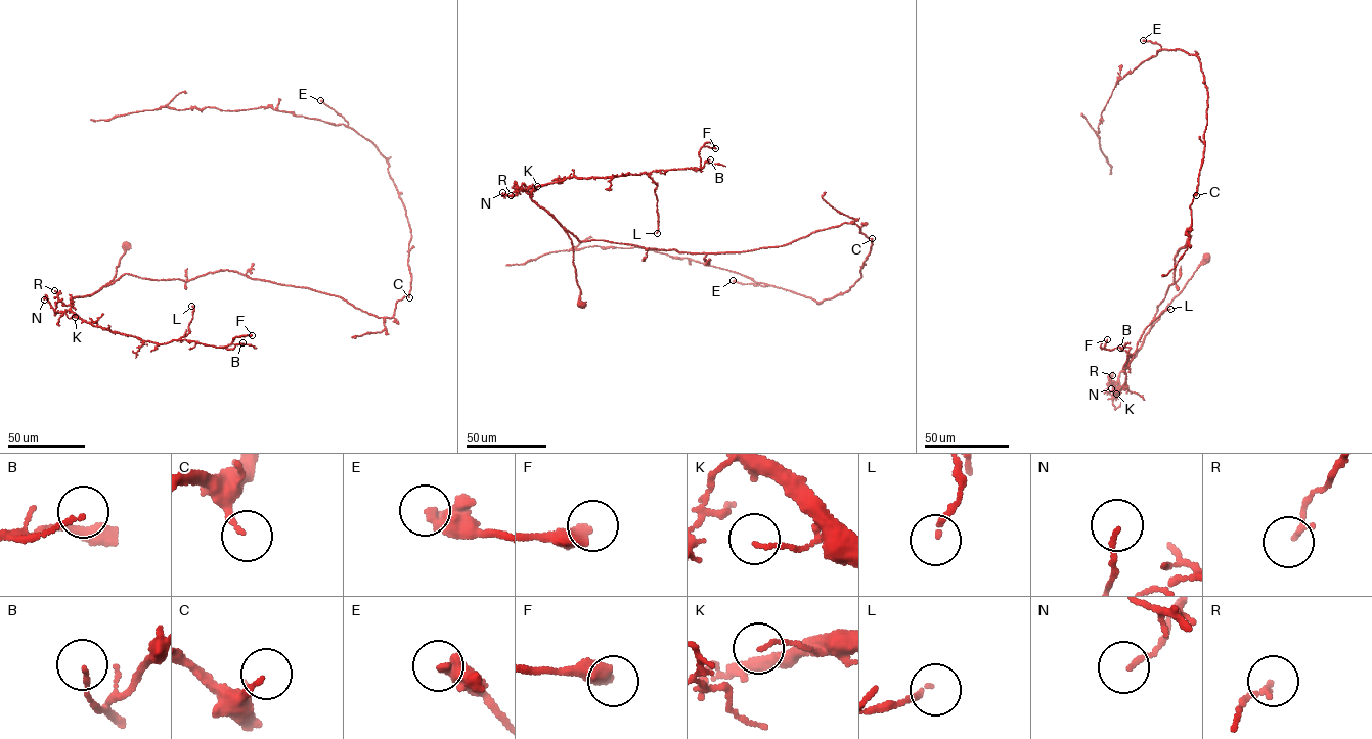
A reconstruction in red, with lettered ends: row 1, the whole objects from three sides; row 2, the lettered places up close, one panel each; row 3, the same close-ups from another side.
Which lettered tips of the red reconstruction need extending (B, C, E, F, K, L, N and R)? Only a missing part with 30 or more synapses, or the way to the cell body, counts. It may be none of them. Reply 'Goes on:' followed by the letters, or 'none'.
Goes on: none

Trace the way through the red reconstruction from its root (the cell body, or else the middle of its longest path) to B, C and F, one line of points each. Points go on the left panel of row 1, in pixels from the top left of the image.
B: (126, 246), (114, 280), (73, 298), (71, 311), (93, 325), (159, 344), (184, 339), (229, 350), (242, 342)
C: (126, 246), (105, 286), (126, 274), (187, 281), (229, 270), (342, 297), (390, 318), (397, 302), (409, 297)
F: (126, 246), (114, 280), (72, 298), (71, 311), (82, 319), (159, 344), (184, 339), (221, 348), (252, 335)

